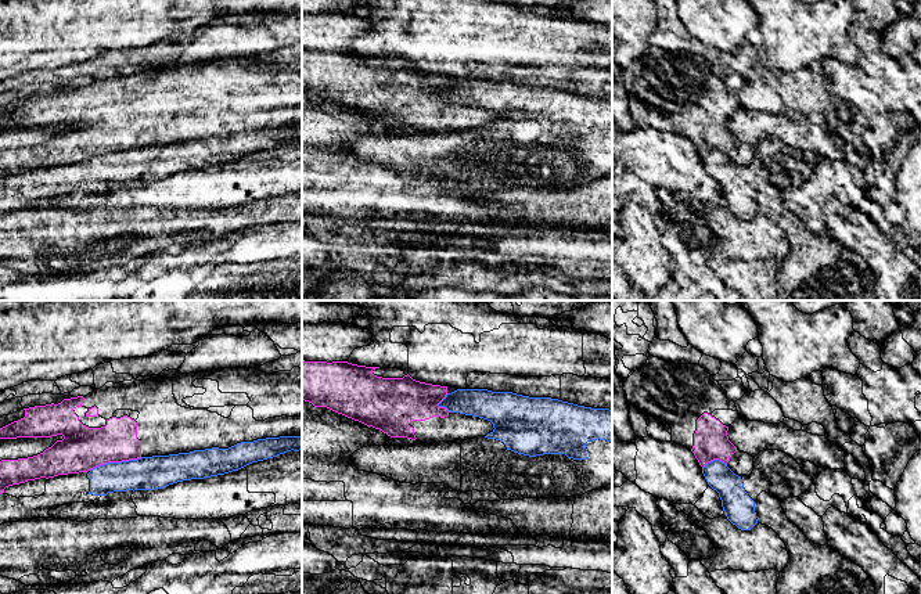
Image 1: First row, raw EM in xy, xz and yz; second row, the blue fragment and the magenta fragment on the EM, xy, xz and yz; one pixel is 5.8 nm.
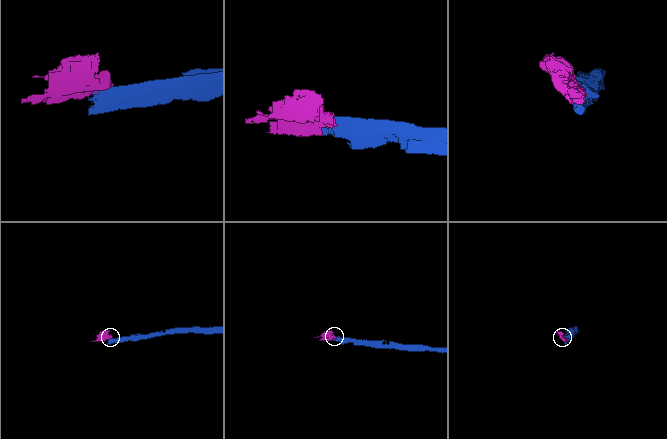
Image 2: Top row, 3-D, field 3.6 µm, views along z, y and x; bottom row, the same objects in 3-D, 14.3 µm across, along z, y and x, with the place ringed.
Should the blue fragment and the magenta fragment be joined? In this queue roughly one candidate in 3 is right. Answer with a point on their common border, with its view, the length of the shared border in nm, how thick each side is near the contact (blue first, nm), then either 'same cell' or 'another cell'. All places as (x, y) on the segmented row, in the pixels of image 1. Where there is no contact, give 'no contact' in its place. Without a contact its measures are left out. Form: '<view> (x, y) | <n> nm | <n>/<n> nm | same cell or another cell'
xy (115, 463) | 320 nm | 190/260 nm | another cell

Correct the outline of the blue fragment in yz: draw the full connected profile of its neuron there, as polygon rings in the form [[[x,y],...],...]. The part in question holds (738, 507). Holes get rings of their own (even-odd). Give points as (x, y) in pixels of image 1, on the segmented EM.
[[[763,450],[755,456],[749,476],[735,475],[719,460],[708,462],[702,474],[719,493],[727,519],[741,530],[751,530],[758,523],[755,501],[762,492],[784,501],[799,497],[813,485],[813,478],[796,461],[778,450]]]

